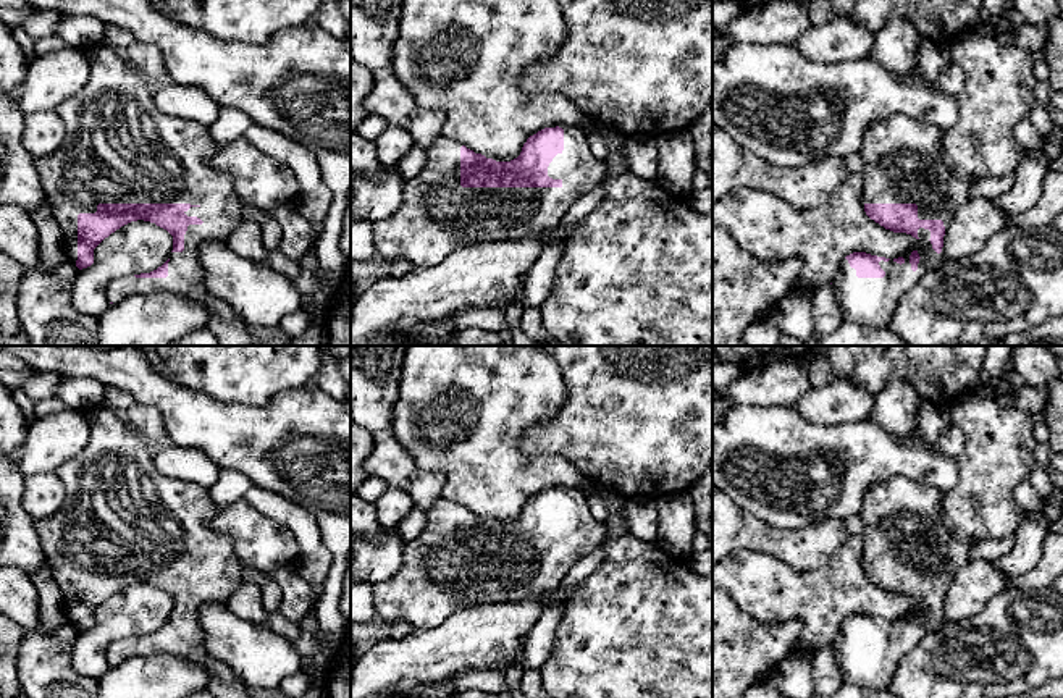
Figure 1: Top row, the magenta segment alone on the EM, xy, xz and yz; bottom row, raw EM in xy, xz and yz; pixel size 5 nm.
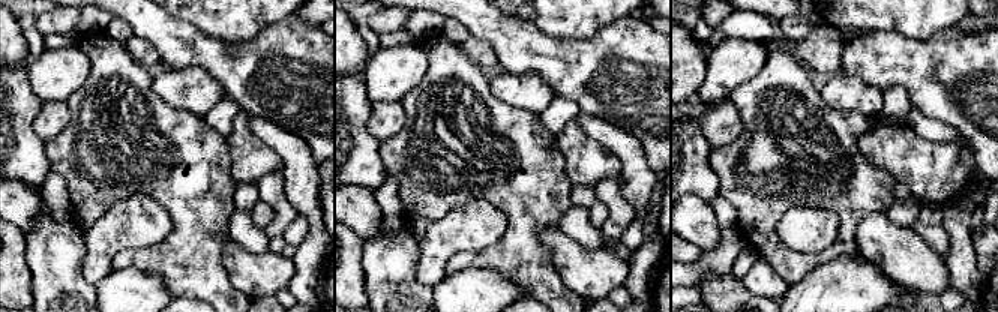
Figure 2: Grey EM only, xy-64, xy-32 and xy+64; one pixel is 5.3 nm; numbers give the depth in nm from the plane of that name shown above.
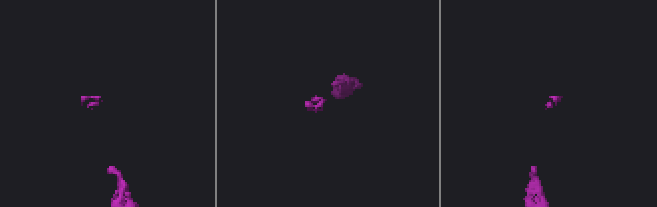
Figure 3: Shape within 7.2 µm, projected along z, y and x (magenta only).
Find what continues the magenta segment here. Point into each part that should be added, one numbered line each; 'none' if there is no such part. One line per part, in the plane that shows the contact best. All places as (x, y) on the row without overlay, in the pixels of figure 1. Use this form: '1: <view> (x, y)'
1: xy (118, 511)

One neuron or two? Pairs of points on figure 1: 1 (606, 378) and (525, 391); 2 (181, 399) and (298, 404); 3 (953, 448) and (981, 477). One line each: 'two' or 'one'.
1: two
2: one
3: two

